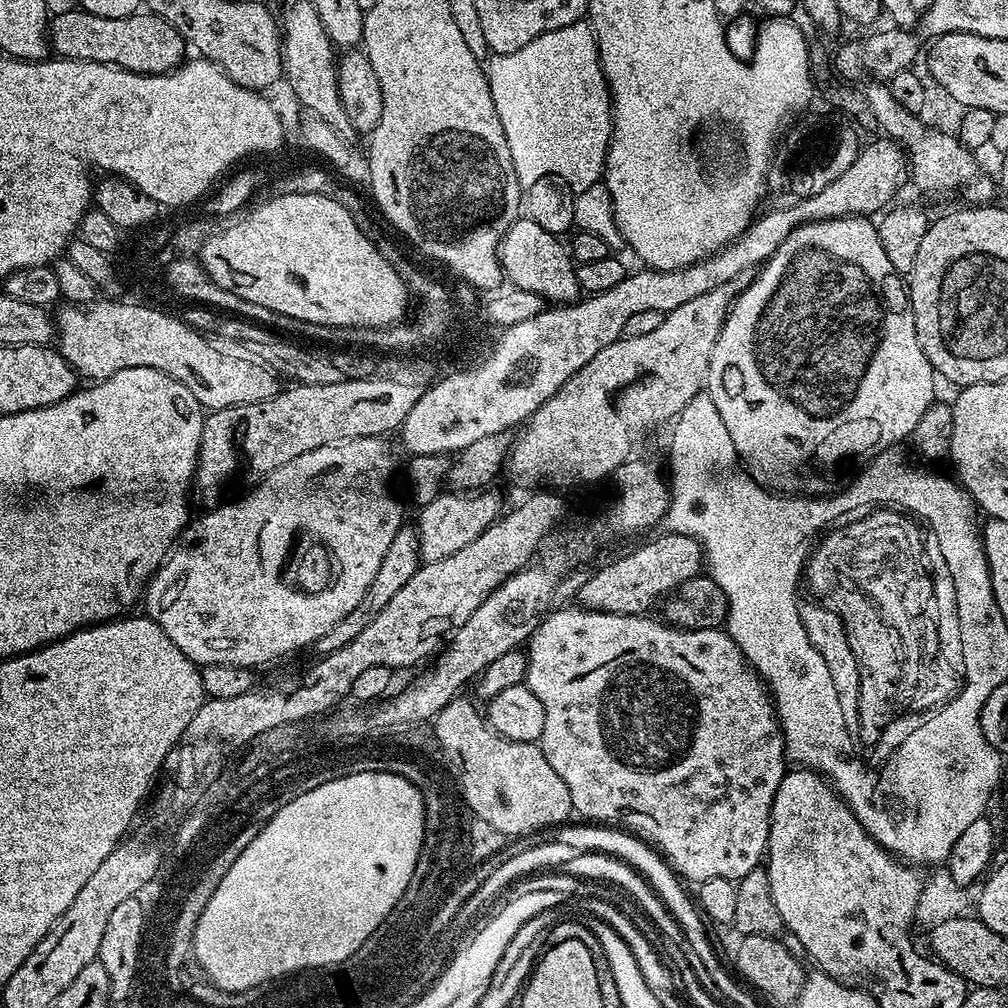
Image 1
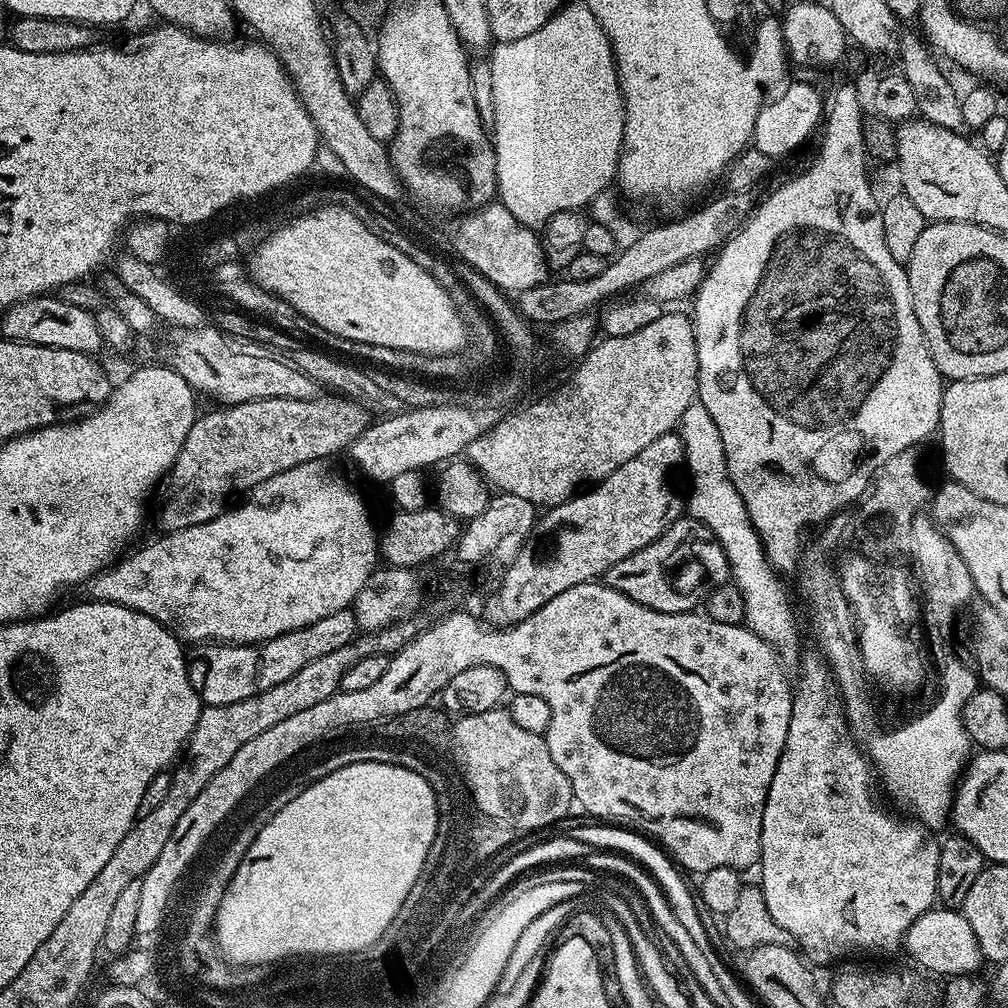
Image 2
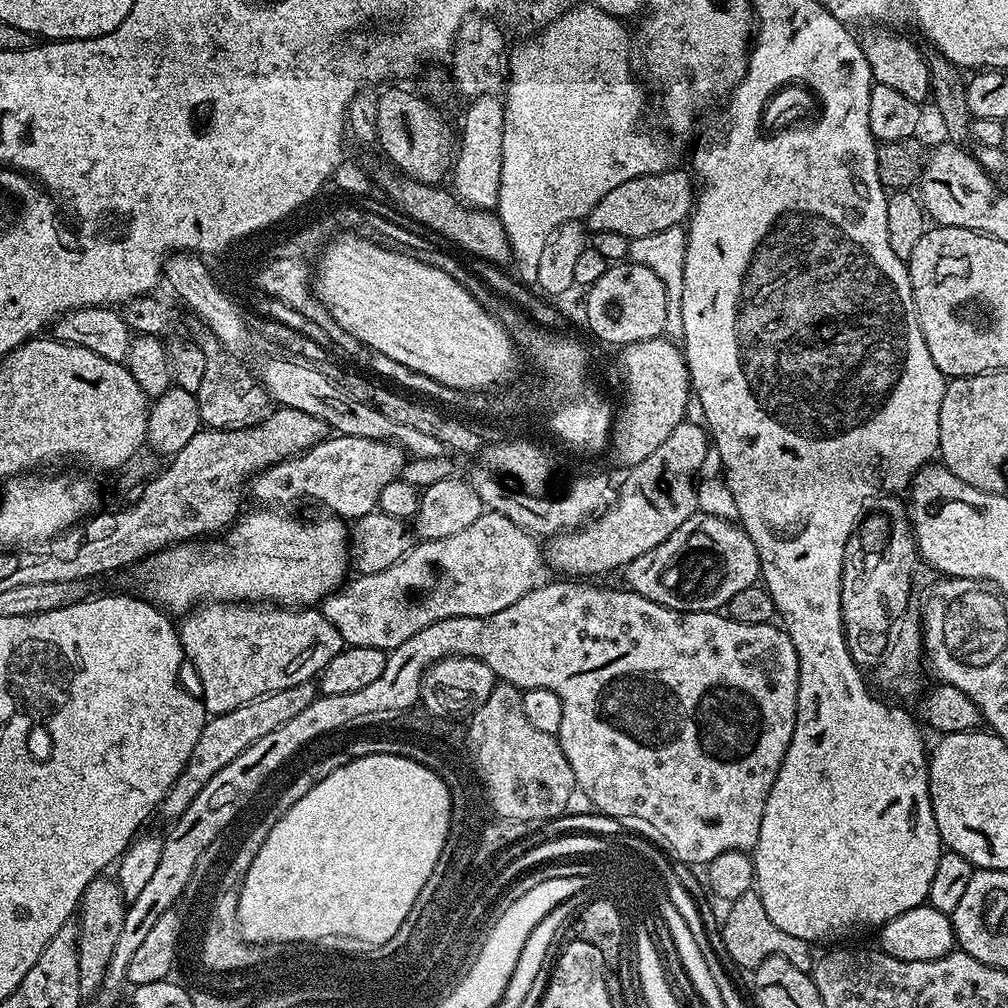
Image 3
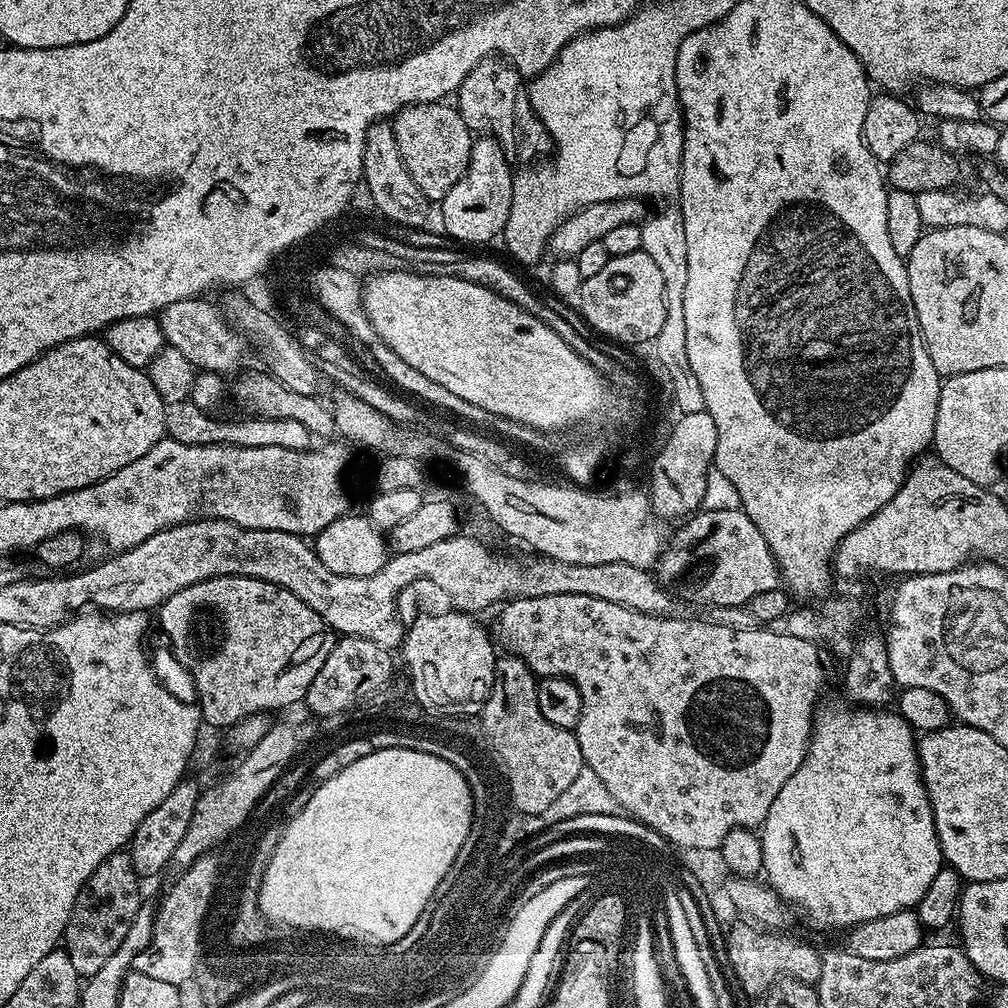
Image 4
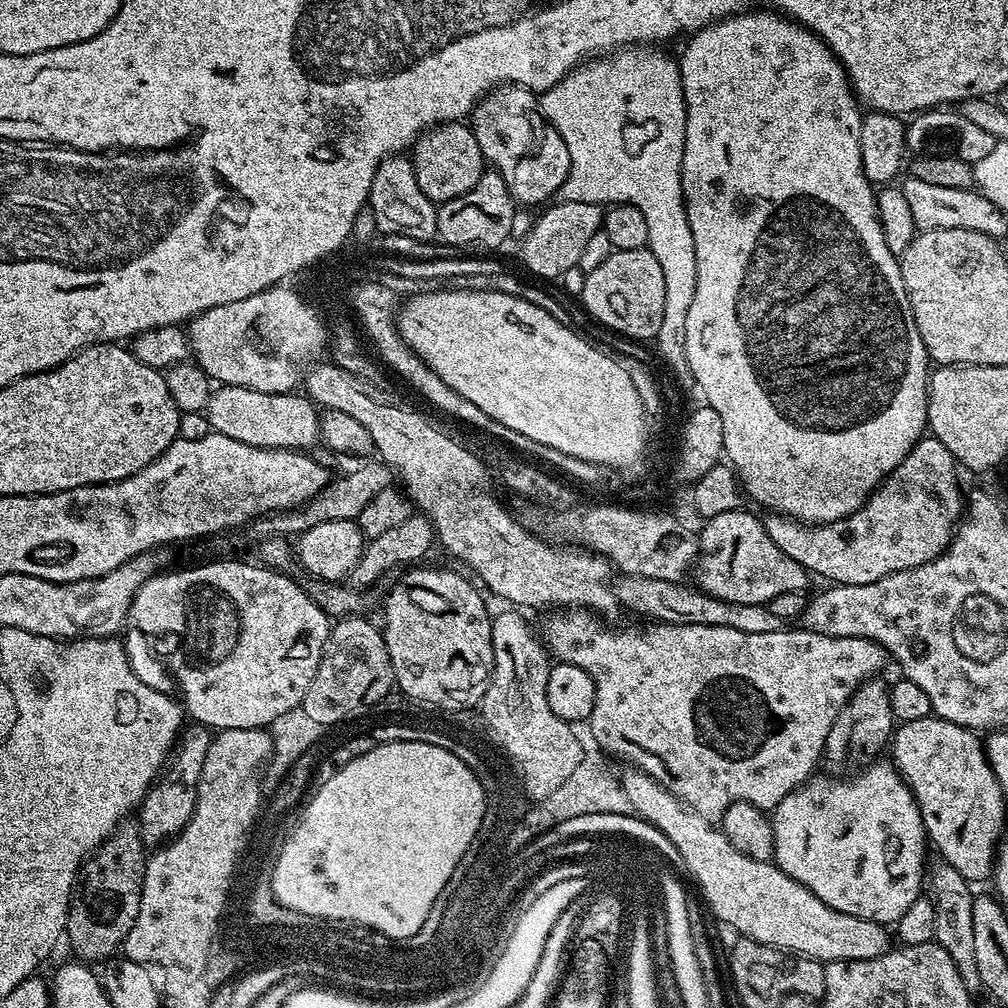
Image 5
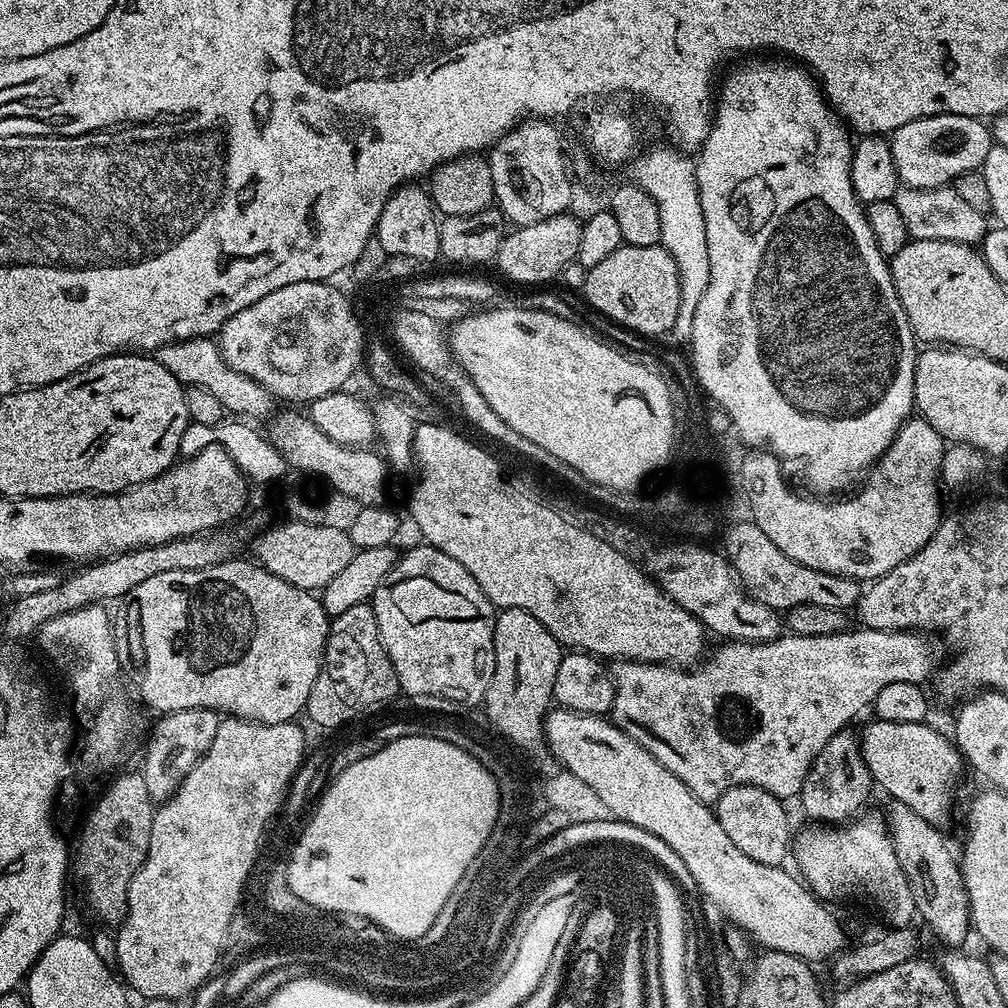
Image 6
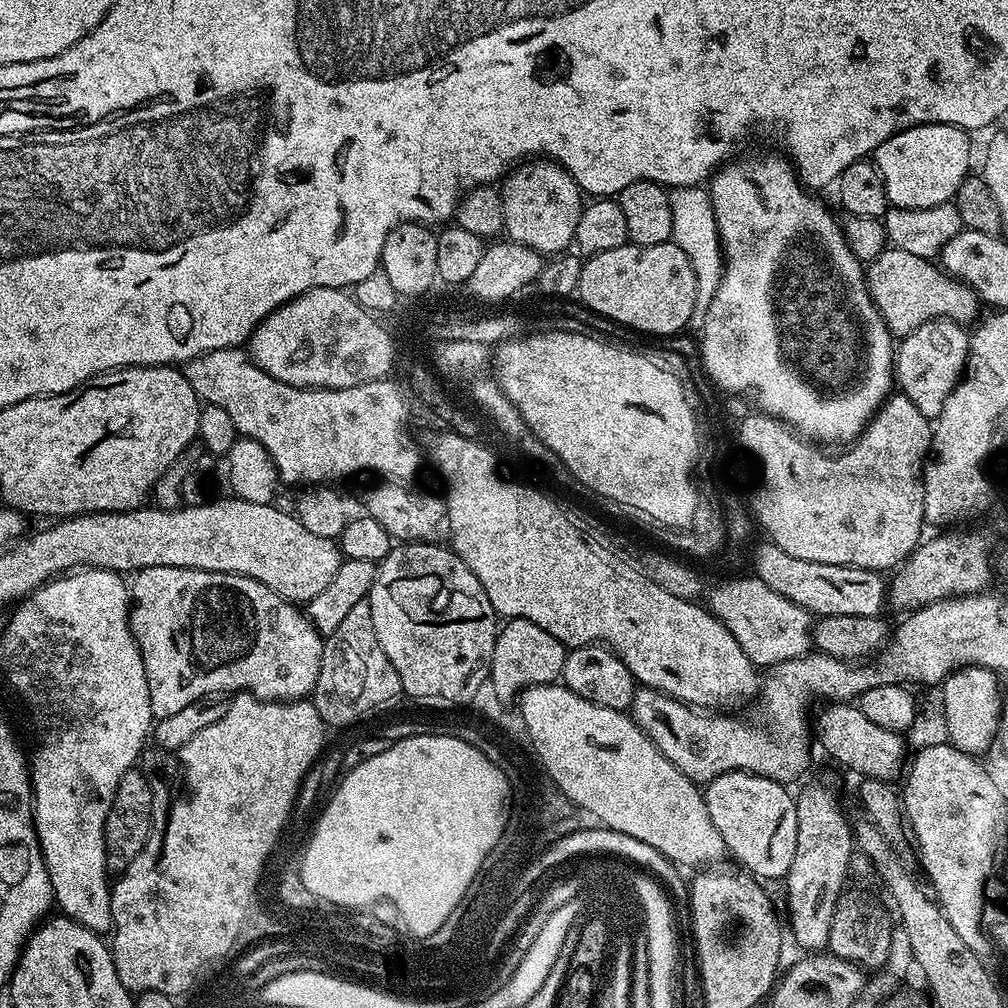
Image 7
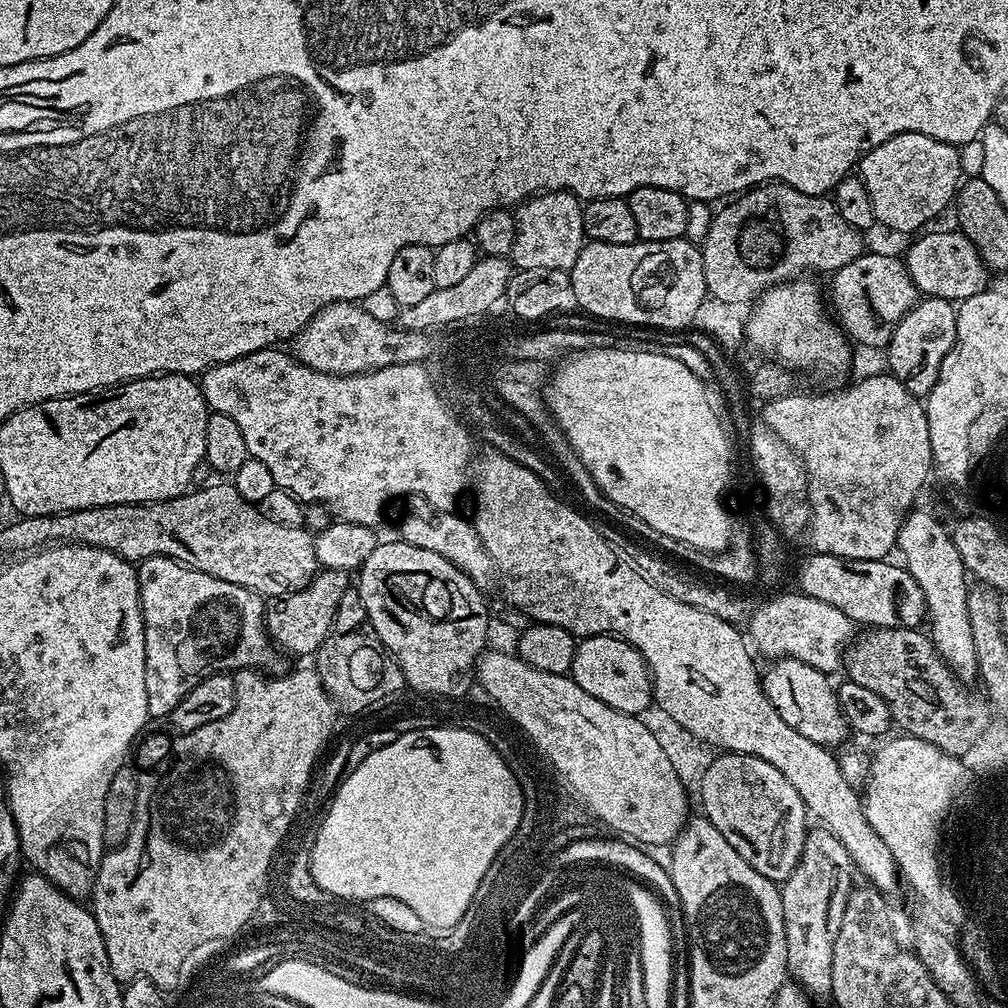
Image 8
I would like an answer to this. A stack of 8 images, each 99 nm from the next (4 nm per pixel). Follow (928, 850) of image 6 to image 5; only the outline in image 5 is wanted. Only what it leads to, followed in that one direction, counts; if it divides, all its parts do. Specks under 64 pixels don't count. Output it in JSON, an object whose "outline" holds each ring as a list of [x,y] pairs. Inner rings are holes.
{"outline":[[[940,862],[938,866],[929,871],[926,878],[926,888],[935,906],[935,934],[934,940],[938,943],[955,962],[960,972],[964,989],[970,998],[983,991],[974,958],[974,933],[972,931],[972,908],[974,894],[969,888],[969,881],[964,880],[960,874],[949,864]]]}

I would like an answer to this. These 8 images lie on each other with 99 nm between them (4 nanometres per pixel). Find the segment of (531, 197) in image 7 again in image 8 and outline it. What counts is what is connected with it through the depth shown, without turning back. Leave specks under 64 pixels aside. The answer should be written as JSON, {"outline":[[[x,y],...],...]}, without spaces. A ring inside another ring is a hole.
{"outline":[[[545,192],[529,198],[514,212],[516,237],[510,257],[517,269],[551,269],[569,271],[578,262],[578,254],[586,243],[584,210],[573,192]]]}

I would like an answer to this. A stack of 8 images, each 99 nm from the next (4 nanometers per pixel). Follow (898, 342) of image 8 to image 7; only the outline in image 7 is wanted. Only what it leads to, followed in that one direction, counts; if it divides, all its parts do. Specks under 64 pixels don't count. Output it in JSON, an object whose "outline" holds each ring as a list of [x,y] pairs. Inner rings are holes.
{"outline":[[[927,320],[920,324],[909,336],[903,337],[894,348],[894,380],[899,391],[918,410],[922,410],[925,418],[940,415],[946,398],[956,388],[956,384],[964,375],[968,363],[969,333],[965,325],[955,320]]]}

